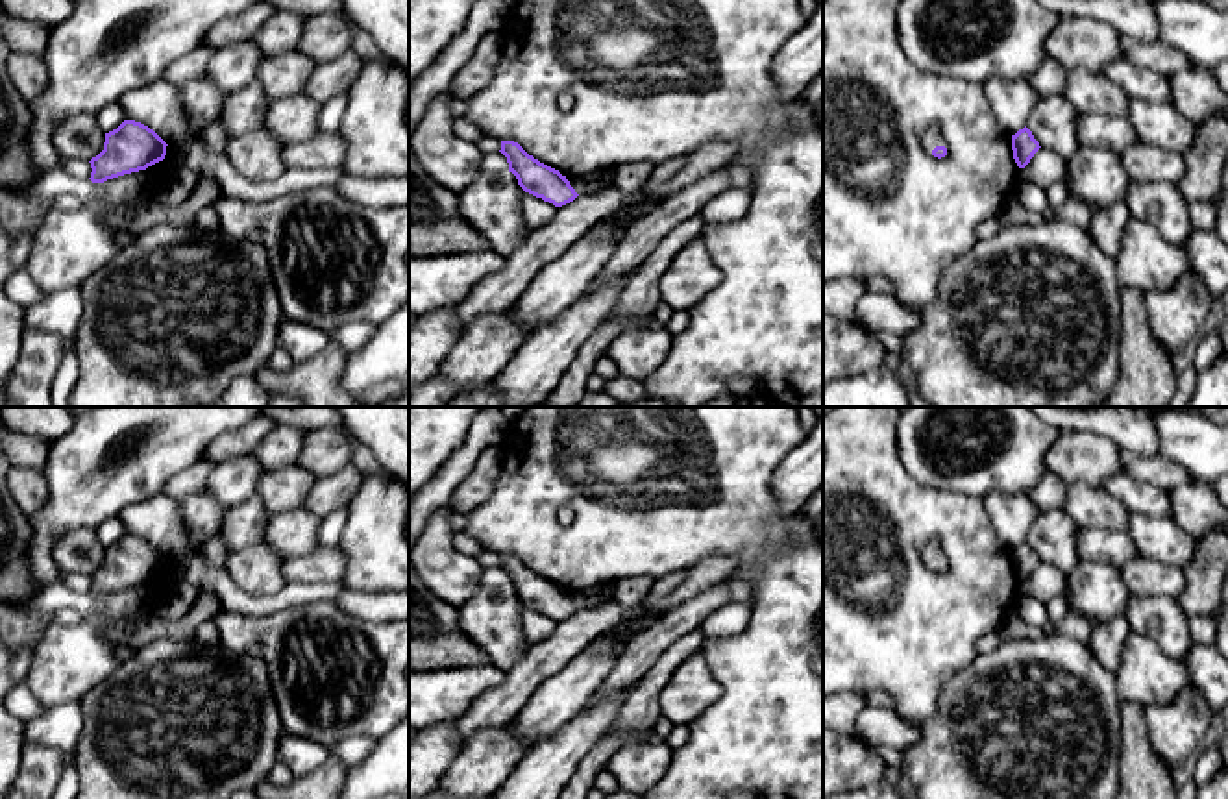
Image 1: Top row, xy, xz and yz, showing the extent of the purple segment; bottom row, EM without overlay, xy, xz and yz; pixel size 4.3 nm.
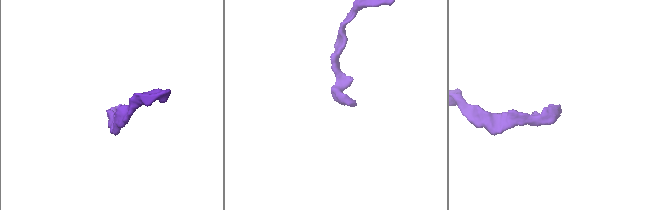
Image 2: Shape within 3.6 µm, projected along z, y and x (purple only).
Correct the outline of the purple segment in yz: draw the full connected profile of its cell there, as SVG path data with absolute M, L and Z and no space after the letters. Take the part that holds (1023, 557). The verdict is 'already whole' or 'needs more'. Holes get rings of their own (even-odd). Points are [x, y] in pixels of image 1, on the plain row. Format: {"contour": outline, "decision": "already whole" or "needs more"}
{"contour": "M1026 540L1012 549L1013 573L1019 583L1025 583L1039 562L1039 557Z", "decision": "already whole"}

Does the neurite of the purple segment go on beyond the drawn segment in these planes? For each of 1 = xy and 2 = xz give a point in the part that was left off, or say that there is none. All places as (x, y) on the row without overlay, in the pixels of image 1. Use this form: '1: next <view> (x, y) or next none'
1: next none
2: next none

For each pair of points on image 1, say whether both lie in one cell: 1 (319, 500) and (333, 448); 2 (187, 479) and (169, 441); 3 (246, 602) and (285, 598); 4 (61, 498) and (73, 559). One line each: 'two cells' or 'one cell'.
1: one cell
2: two cells
3: one cell
4: two cells

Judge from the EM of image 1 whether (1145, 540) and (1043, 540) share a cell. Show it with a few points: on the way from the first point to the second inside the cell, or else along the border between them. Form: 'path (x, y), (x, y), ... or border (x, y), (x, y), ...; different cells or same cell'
path (1119, 540), (1069, 540); same cell

